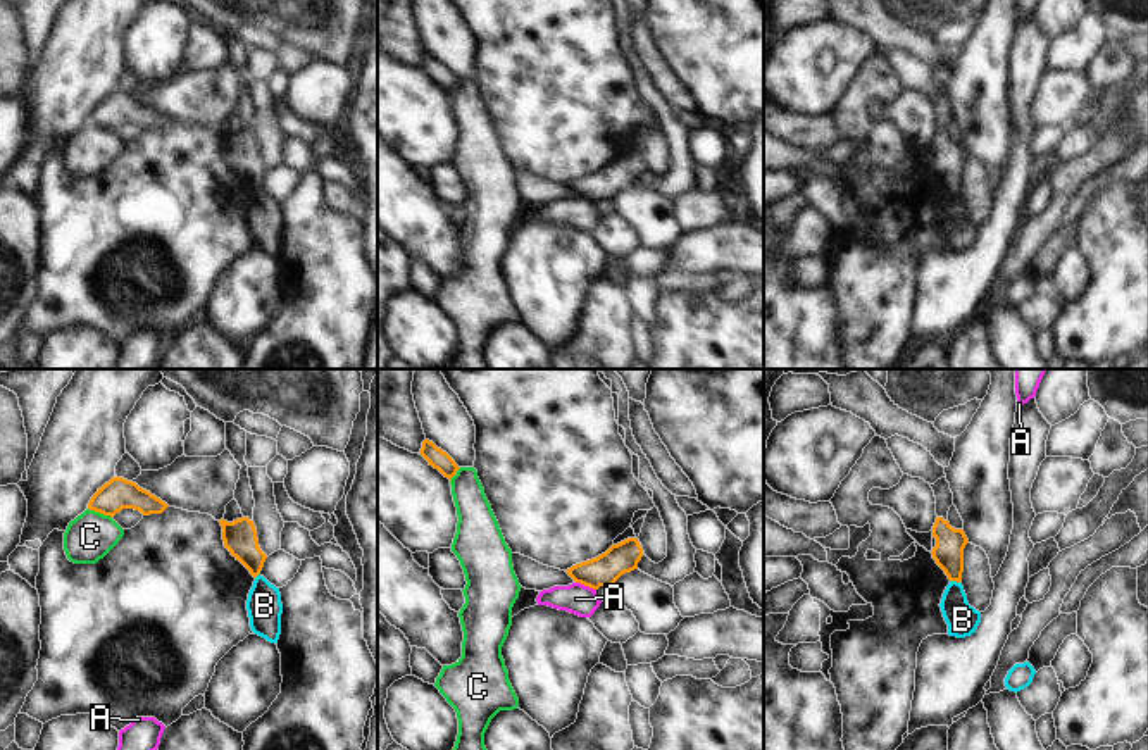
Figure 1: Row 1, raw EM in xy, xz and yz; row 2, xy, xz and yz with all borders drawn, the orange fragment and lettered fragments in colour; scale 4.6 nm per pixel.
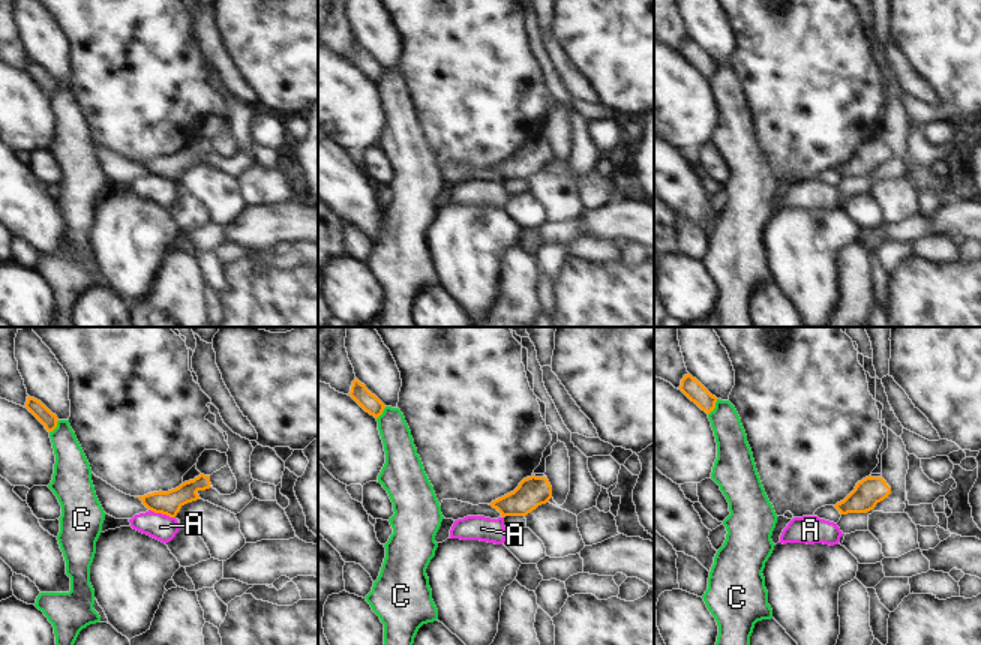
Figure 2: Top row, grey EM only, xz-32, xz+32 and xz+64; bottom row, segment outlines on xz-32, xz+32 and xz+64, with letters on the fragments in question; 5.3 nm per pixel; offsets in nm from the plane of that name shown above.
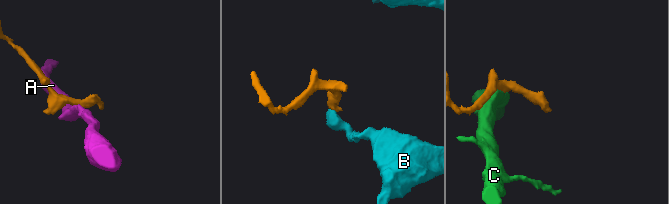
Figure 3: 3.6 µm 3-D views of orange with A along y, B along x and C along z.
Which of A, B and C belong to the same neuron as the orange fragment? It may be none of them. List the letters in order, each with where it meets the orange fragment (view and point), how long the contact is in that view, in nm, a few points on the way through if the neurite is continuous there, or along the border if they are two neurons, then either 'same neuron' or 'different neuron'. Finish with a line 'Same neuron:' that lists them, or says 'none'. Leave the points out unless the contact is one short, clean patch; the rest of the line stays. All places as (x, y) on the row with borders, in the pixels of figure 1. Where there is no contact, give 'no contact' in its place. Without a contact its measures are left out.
A: xz (586, 585) | 100 nm | along xz (576, 581), (595, 590) | different neuron
B: yz (955, 580) | 50 nm | along yz (950, 580), (959, 583) | different neuron
C: xy (100, 512) | 120 nm | different neuron
Same neuron: none

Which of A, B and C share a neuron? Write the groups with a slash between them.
A / B / C

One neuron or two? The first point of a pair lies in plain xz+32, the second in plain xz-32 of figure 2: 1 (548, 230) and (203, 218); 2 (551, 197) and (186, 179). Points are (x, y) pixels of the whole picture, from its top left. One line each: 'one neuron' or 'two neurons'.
1: two neurons
2: one neuron

